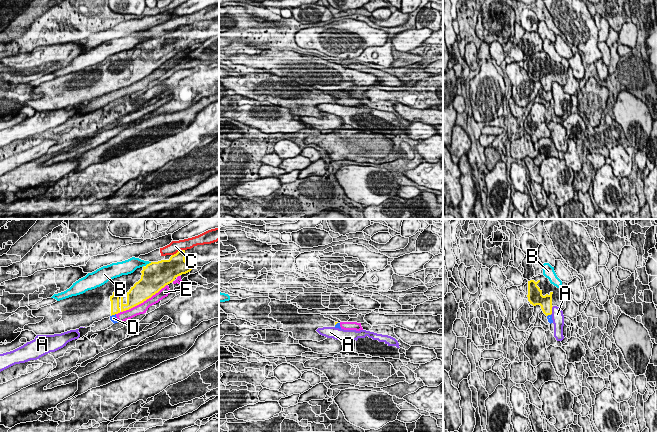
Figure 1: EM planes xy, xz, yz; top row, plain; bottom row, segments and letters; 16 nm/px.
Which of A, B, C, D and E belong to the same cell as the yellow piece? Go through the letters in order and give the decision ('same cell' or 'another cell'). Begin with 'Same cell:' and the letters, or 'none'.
Same cell: none
A: another cell
B: another cell
C: another cell
D: another cell
E: another cell

